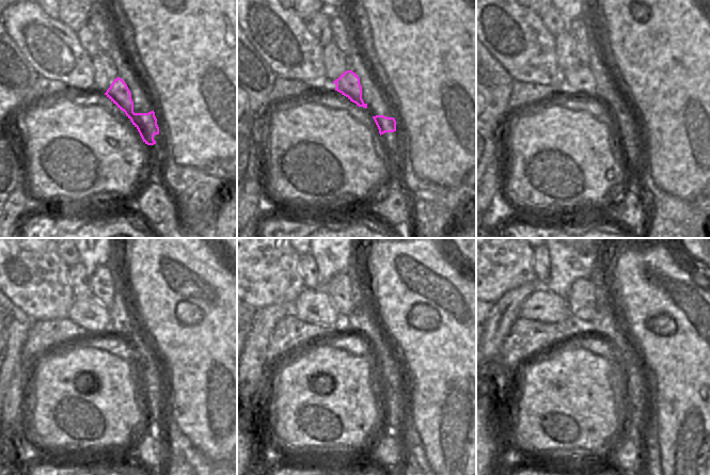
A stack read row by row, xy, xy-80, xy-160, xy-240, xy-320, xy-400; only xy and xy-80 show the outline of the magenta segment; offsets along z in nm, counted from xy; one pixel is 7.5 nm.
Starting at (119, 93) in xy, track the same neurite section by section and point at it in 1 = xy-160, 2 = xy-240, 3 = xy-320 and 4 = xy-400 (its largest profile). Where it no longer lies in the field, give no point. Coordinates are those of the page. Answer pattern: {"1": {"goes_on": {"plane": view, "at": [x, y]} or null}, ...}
{"1": {"goes_on": {"plane": "xy-160", "at": [579, 79]}}, "2": {"goes_on": {"plane": "xy-240", "at": [89, 314]}}, "3": {"goes_on": {"plane": "xy-320", "at": [314, 306]}}, "4": {"goes_on": {"plane": "xy-400", "at": [543, 305]}}}

